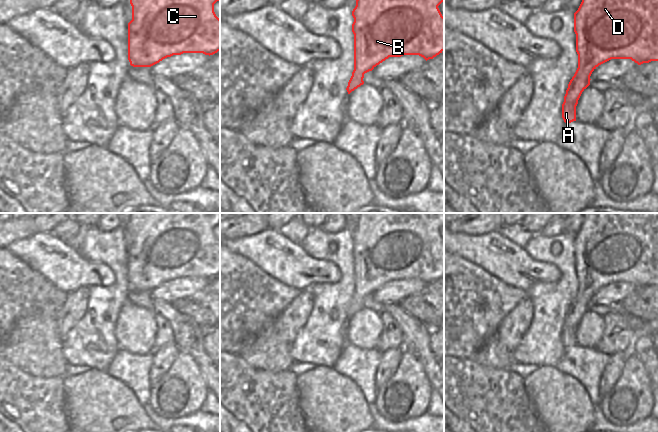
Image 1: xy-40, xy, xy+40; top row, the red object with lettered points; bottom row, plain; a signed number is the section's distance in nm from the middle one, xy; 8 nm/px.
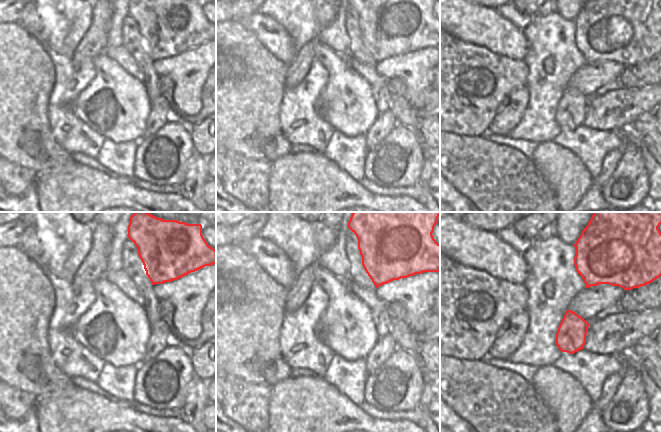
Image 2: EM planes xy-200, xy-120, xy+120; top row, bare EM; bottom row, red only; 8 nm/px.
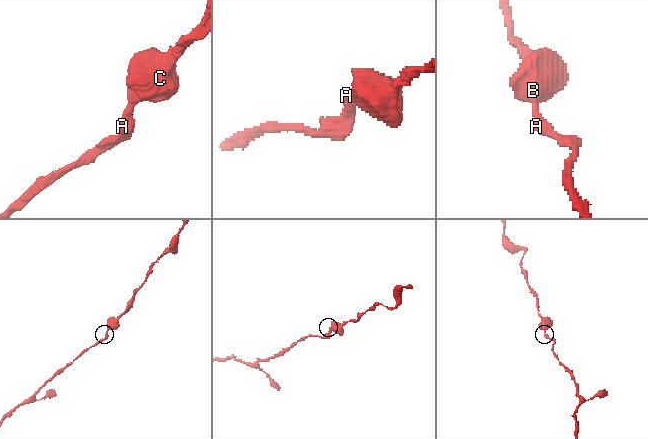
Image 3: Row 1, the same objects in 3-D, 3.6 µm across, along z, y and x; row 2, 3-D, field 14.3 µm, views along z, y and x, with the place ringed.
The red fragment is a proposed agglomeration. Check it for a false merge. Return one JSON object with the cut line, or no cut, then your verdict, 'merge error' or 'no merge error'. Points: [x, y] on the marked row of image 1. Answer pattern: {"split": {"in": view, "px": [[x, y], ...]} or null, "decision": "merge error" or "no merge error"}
{"split": null, "decision": "no merge error"}

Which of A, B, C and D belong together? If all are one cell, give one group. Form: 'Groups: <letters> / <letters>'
Groups: A B C D

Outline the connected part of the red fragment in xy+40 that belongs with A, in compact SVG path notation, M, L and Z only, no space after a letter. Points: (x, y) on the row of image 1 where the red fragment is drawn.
M582 0L574 13L574 32L578 68L568 84L562 104L565 123L576 121L576 106L582 92L590 85L592 72L611 59L631 59L638 65L658 61L658 0Z

